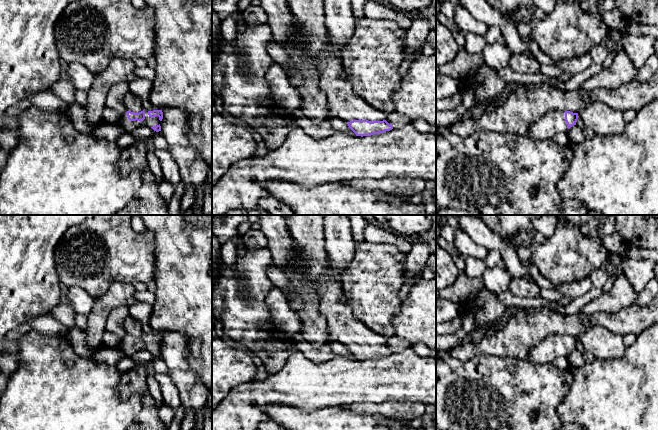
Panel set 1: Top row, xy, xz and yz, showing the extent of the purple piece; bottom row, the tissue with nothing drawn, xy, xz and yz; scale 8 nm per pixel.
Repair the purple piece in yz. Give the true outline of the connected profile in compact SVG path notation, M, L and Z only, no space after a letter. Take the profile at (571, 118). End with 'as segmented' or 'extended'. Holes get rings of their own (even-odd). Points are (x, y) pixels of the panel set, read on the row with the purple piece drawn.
M551 110L530 125L525 137L535 141L552 140L556 134L566 133L576 125L578 118L578 113Z; extended

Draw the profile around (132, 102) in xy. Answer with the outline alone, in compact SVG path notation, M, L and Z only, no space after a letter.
M130 91L125 95L124 105L127 111L134 113L144 110L140 97Z

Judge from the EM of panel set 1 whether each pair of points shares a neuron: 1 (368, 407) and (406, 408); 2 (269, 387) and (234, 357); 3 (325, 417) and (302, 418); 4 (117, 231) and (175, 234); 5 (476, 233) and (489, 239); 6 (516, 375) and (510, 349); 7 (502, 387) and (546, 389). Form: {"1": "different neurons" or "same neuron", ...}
{"1": "same neuron", "2": "different neurons", "3": "same neuron", "4": "different neurons", "5": "same neuron", "6": "different neurons", "7": "same neuron"}

